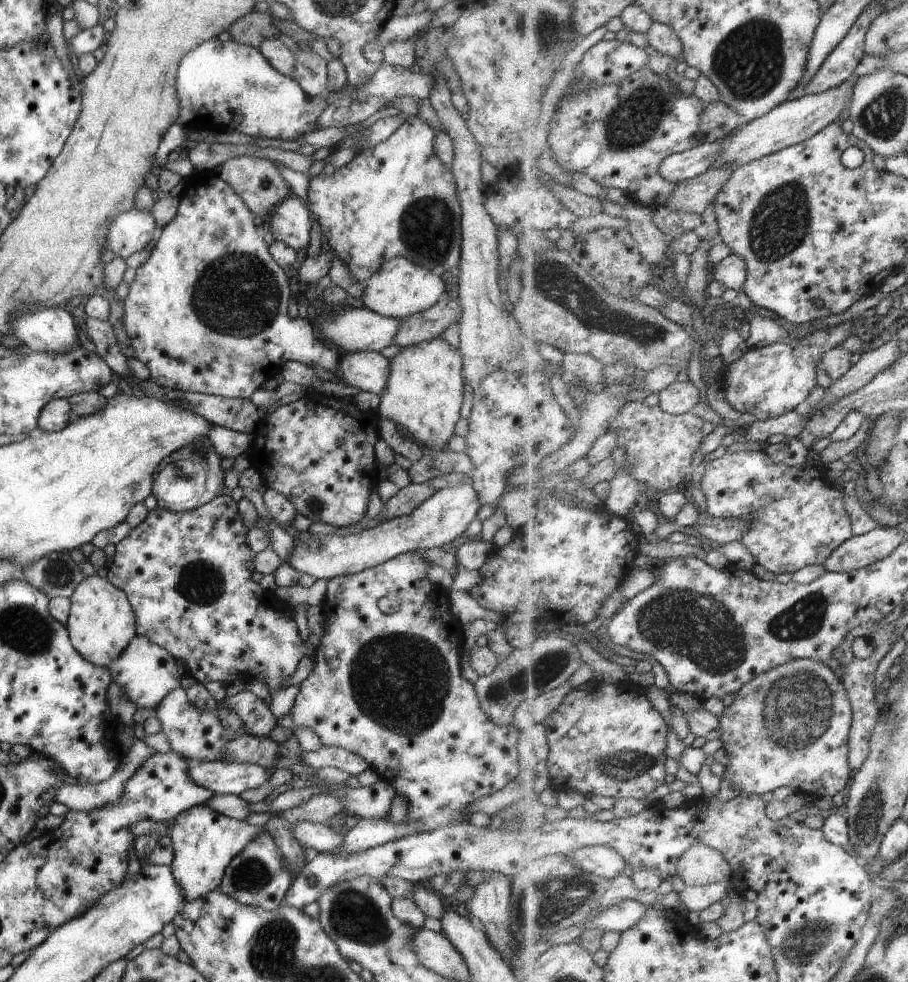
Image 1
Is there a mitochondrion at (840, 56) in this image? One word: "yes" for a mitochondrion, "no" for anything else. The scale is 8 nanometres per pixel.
no

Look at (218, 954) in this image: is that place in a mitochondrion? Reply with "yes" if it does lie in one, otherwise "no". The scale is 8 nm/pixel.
no

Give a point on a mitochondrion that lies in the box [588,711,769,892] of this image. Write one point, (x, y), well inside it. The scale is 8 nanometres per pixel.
(622, 767)

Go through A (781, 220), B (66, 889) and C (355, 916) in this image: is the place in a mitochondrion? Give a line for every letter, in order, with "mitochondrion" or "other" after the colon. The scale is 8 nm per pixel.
A: mitochondrion
B: other
C: mitochondrion

